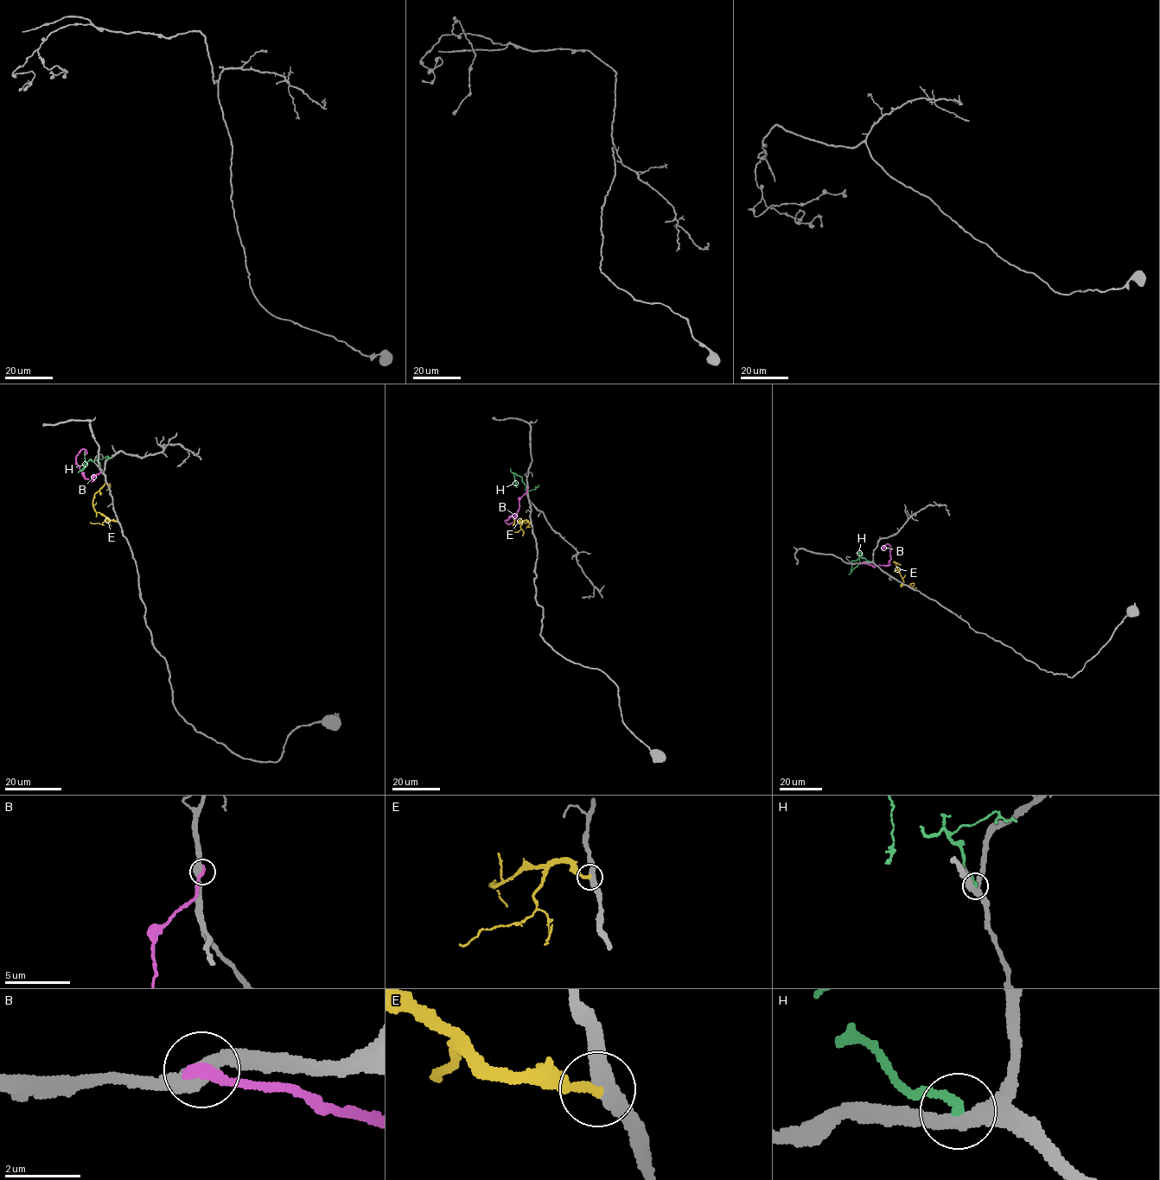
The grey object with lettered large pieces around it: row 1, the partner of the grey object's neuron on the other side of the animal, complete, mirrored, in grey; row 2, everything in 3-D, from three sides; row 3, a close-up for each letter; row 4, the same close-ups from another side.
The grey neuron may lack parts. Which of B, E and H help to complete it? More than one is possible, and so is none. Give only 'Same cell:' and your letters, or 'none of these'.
Same cell: none of these

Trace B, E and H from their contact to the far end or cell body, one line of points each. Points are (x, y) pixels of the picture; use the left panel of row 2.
B: (101, 469), (93, 476), (94, 480), (87, 479), (77, 463), (76, 455), (85, 449), (84, 454)
E: (117, 521), (109, 520), (93, 507), (93, 495), (105, 484), (110, 486), (108, 489), (111, 491)
H: (103, 472), (96, 459), (90, 459), (83, 469), (84, 453)

